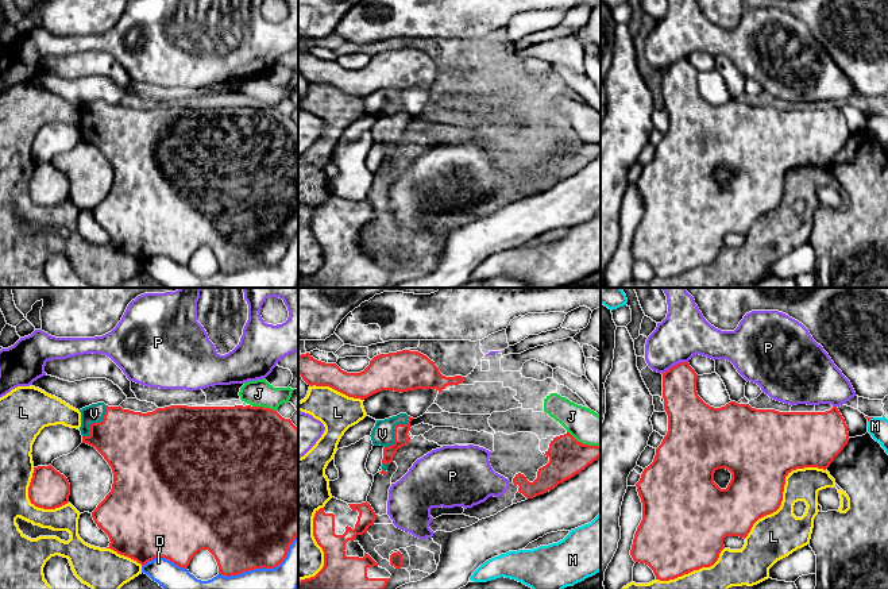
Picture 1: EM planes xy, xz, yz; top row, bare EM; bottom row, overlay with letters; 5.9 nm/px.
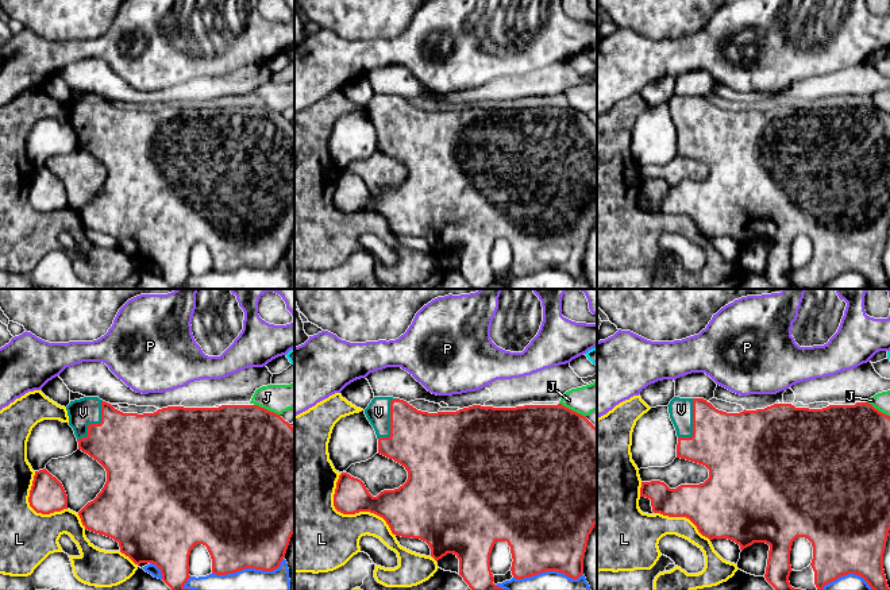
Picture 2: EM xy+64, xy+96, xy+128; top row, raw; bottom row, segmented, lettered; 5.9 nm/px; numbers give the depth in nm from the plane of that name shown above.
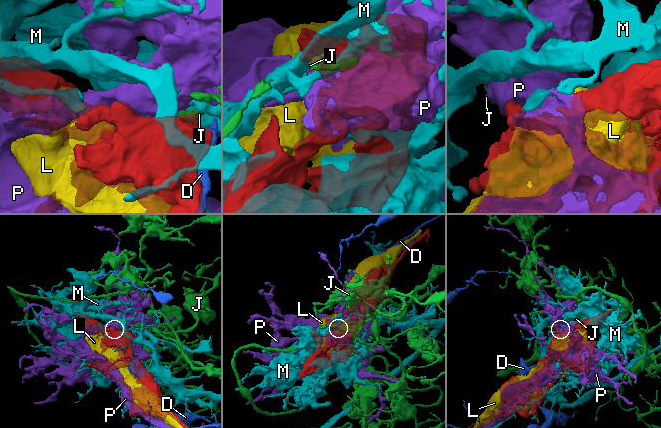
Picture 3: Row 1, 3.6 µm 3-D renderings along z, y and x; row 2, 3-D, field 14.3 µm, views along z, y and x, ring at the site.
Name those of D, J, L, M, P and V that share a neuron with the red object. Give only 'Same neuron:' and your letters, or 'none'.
Same neuron: V

